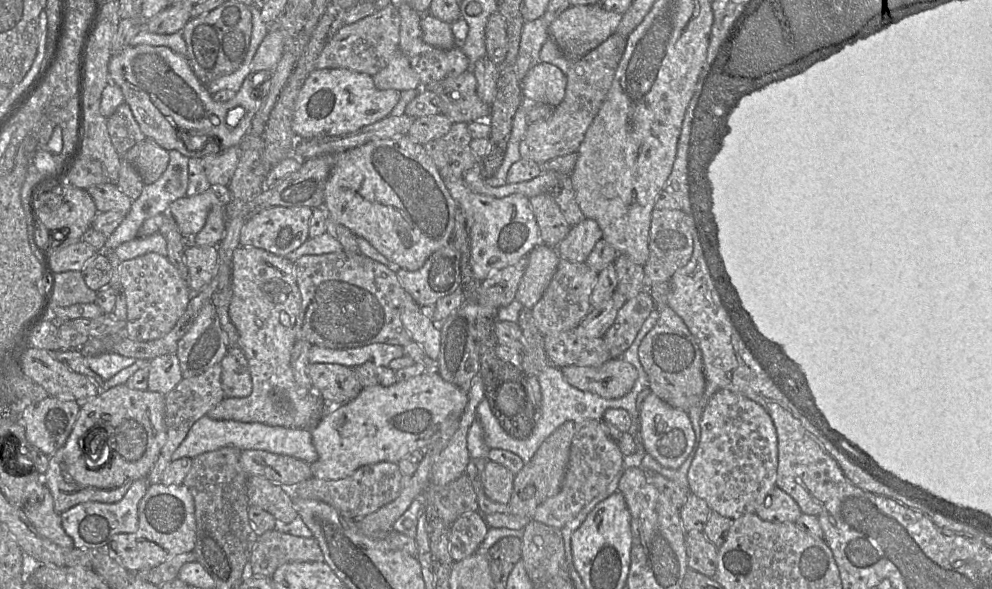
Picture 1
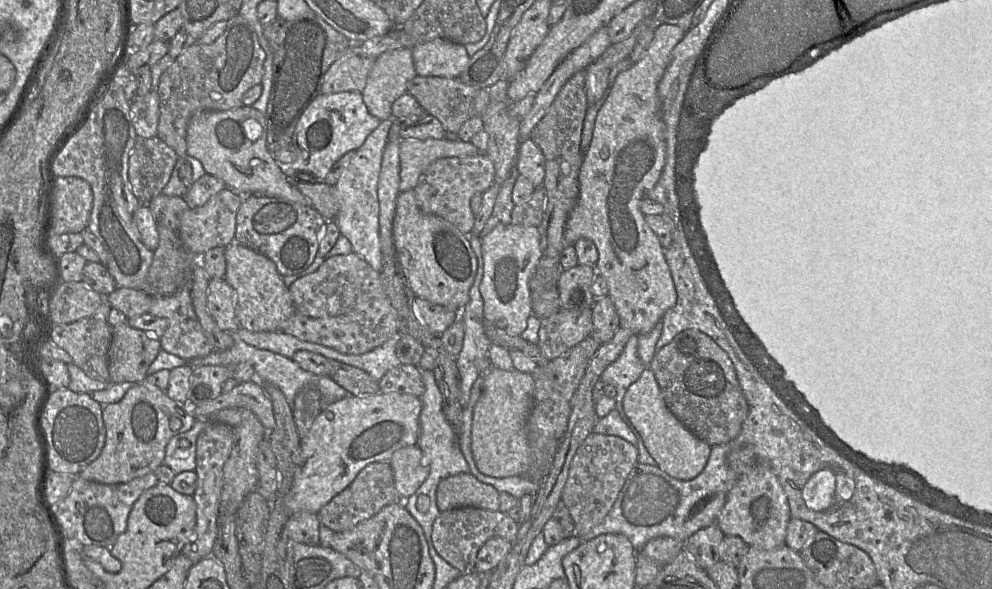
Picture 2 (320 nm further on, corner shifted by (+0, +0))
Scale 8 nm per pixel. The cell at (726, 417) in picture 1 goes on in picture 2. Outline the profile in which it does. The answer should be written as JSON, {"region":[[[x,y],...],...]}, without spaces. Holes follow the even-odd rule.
{"region":[[[752,467],[729,491],[716,525],[726,536],[738,536],[750,547],[773,550],[785,545],[791,519],[787,497],[776,476],[765,467]]]}

